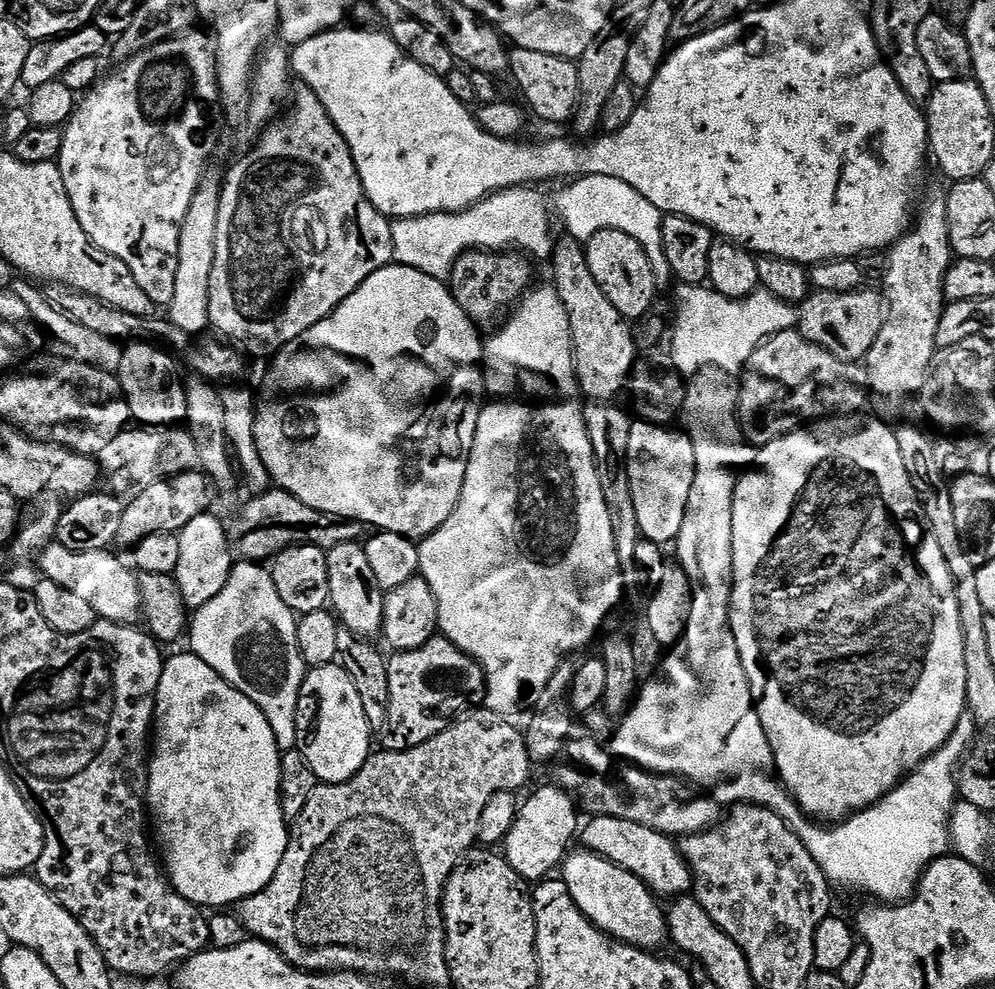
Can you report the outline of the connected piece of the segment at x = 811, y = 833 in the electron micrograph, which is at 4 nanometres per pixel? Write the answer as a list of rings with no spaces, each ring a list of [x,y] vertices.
[[[677,283],[675,287],[677,316],[670,355],[686,381],[682,421],[694,446],[696,477],[674,549],[675,559],[690,578],[692,605],[682,643],[671,645],[669,652],[672,653],[660,664],[660,680],[652,680],[639,689],[626,717],[615,725],[617,728],[612,736],[610,751],[617,761],[625,760],[625,765],[645,768],[647,772],[657,772],[659,776],[683,776],[689,784],[707,792],[721,806],[757,804],[774,810],[774,814],[778,814],[778,818],[785,820],[794,834],[802,838],[802,846],[810,850],[810,858],[818,862],[828,883],[837,889],[853,888],[880,902],[910,900],[924,871],[940,856],[949,855],[948,819],[952,816],[952,807],[958,802],[956,773],[961,760],[968,755],[977,739],[978,722],[966,710],[962,718],[958,718],[954,734],[946,738],[934,755],[923,760],[912,775],[905,776],[878,803],[831,826],[806,815],[780,783],[776,759],[756,713],[756,701],[752,699],[746,670],[732,633],[732,503],[738,479],[737,473],[732,471],[735,468],[747,469],[754,460],[753,445],[740,441],[742,433],[738,423],[740,377],[744,366],[764,341],[779,332],[793,331],[798,324],[798,312],[793,305],[763,290],[735,300],[718,294],[710,286]]]

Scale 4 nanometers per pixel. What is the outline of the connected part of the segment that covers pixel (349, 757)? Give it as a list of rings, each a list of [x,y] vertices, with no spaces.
[[[337,663],[308,668],[296,711],[296,748],[306,758],[310,770],[314,770],[317,781],[341,784],[354,778],[373,755],[372,736],[374,730],[366,718],[358,689],[350,682],[350,674]]]

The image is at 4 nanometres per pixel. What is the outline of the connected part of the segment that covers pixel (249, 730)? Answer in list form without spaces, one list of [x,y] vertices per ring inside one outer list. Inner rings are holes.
[[[185,650],[177,656],[169,655],[164,662],[162,678],[158,682],[156,691],[156,714],[154,717],[154,747],[148,761],[148,798],[147,811],[150,813],[150,828],[154,833],[155,843],[158,845],[159,855],[162,857],[166,875],[172,881],[182,898],[201,909],[224,910],[229,906],[239,905],[247,896],[258,894],[272,881],[282,858],[288,849],[290,839],[290,824],[284,818],[284,811],[280,805],[280,747],[276,744],[274,730],[270,730],[270,722],[266,714],[246,694],[242,694],[230,682],[226,682],[213,668],[206,666],[202,658],[198,658],[191,651]]]

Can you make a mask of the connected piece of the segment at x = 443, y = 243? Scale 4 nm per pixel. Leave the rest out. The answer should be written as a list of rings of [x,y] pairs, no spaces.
[[[532,186],[508,188],[505,192],[494,192],[486,199],[479,200],[465,212],[435,212],[429,216],[392,220],[395,263],[447,281],[452,275],[454,262],[463,252],[483,250],[503,253],[505,250],[515,250],[547,261],[554,247],[554,235],[552,224],[548,221],[548,204],[536,192],[539,191]]]

